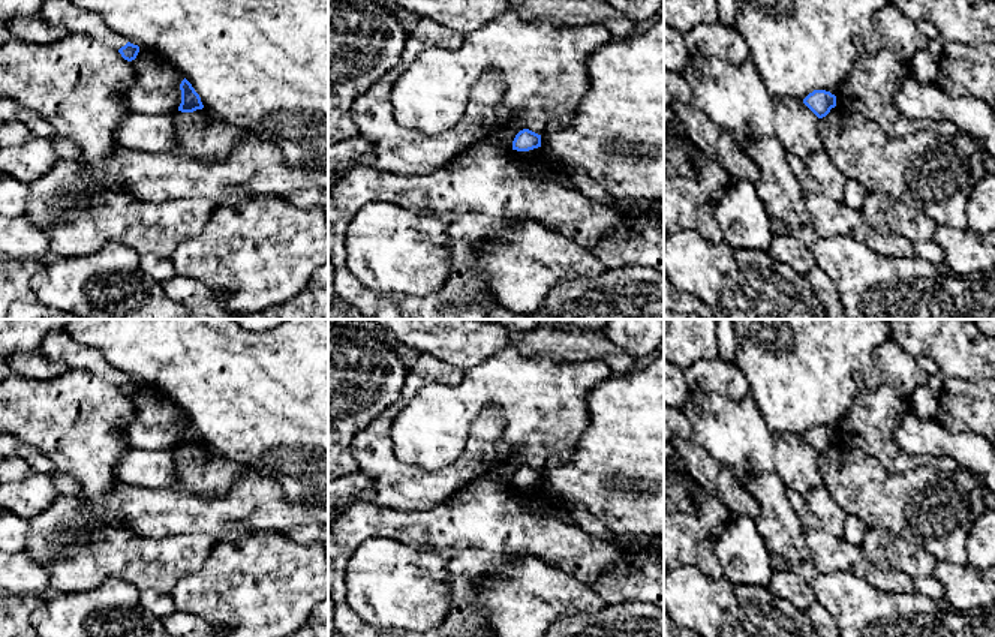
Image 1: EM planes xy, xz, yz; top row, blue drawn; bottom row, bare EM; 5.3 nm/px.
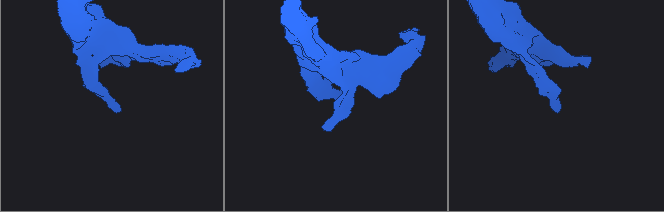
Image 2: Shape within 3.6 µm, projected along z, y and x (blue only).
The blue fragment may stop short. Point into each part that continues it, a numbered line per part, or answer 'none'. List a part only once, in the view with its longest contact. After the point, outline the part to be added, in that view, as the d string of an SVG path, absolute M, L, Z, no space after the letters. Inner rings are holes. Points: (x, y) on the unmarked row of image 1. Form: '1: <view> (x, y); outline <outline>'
none

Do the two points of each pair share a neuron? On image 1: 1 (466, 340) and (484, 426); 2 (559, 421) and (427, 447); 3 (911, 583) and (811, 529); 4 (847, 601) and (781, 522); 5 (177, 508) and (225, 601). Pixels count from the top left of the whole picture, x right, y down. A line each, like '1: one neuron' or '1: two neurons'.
1: two neurons
2: one neuron
3: one neuron
4: one neuron
5: two neurons

